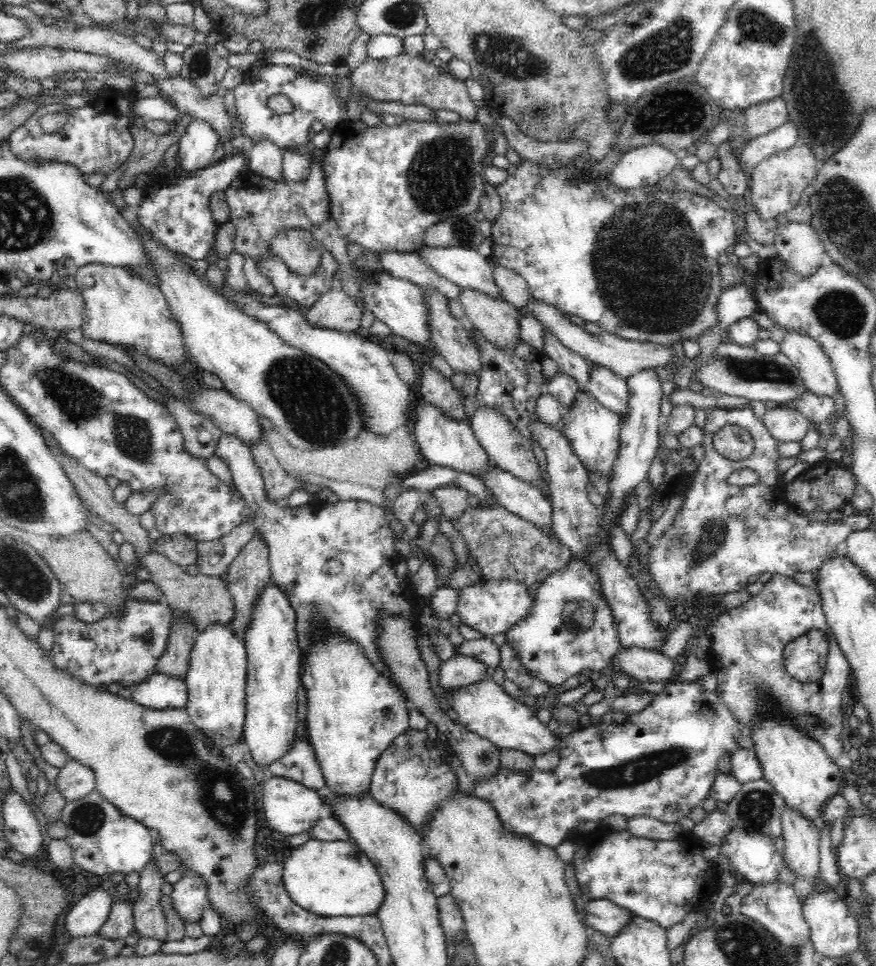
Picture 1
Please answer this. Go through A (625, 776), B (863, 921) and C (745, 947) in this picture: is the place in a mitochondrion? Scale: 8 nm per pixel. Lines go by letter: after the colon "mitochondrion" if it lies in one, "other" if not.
A: mitochondrion
B: other
C: mitochondrion

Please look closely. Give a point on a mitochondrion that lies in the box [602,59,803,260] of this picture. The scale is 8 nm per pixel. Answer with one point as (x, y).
(671, 110)

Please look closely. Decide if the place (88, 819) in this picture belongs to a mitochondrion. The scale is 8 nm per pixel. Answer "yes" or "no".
yes

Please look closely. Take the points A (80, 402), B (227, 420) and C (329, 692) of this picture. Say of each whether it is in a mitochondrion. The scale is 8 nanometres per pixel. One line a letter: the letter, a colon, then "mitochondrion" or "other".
A: mitochondrion
B: other
C: other

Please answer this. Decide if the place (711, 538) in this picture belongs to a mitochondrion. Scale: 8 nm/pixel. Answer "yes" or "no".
yes

